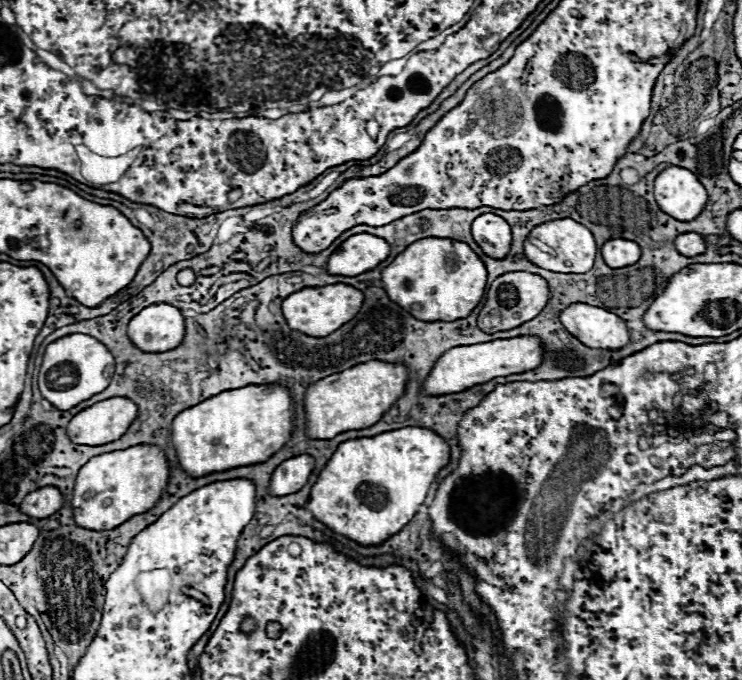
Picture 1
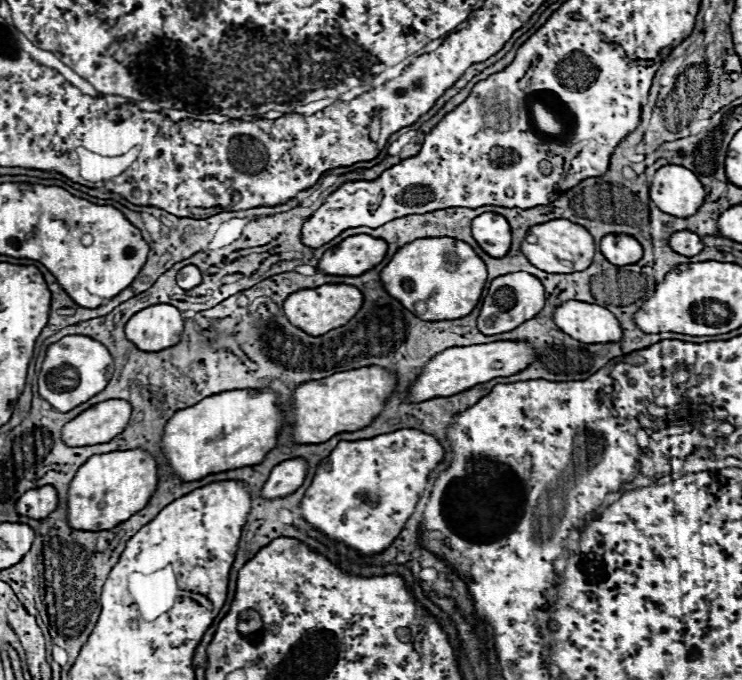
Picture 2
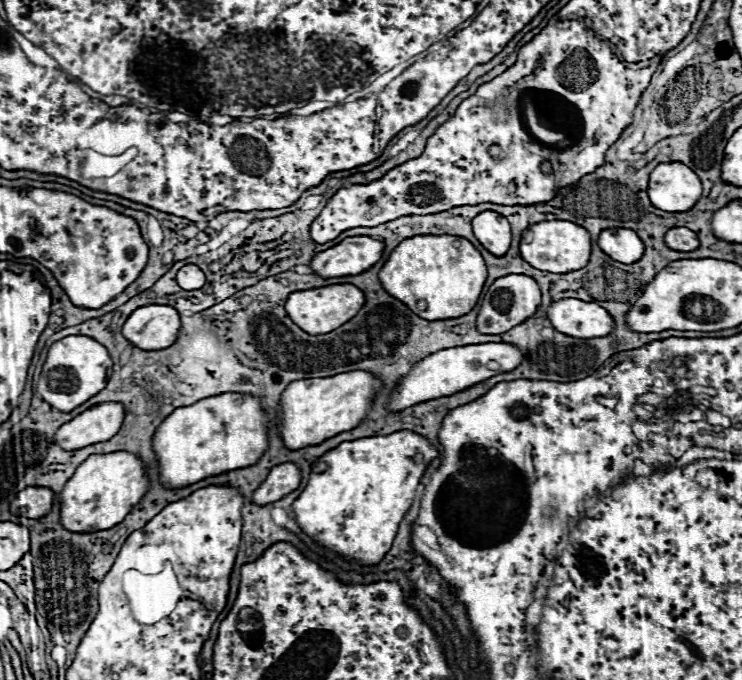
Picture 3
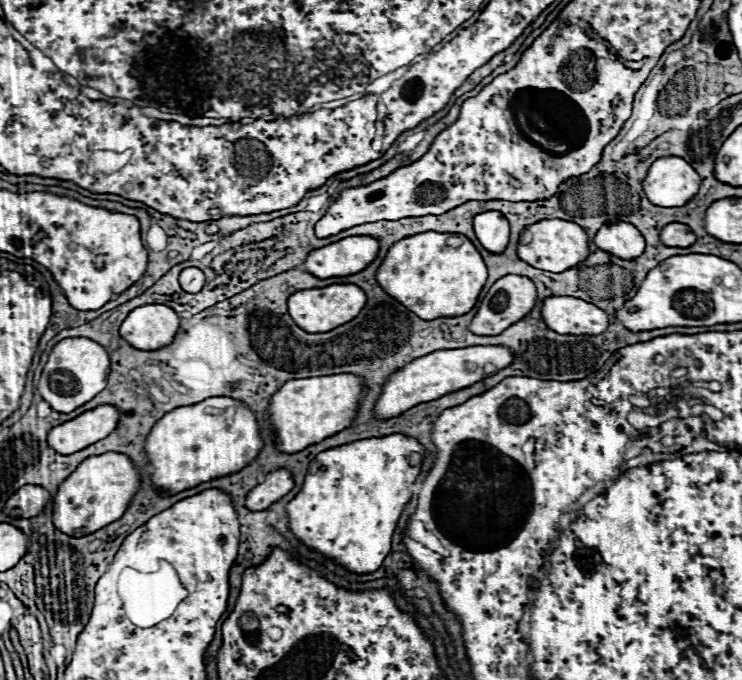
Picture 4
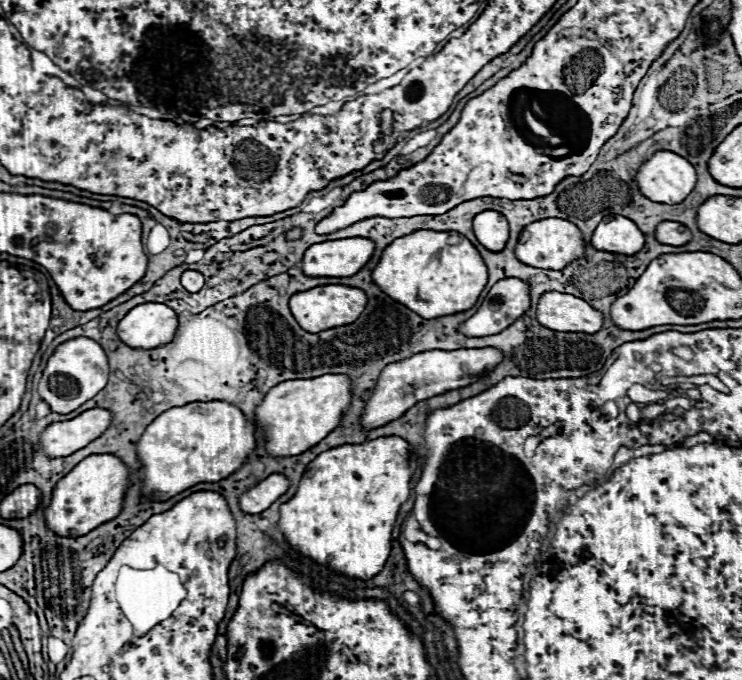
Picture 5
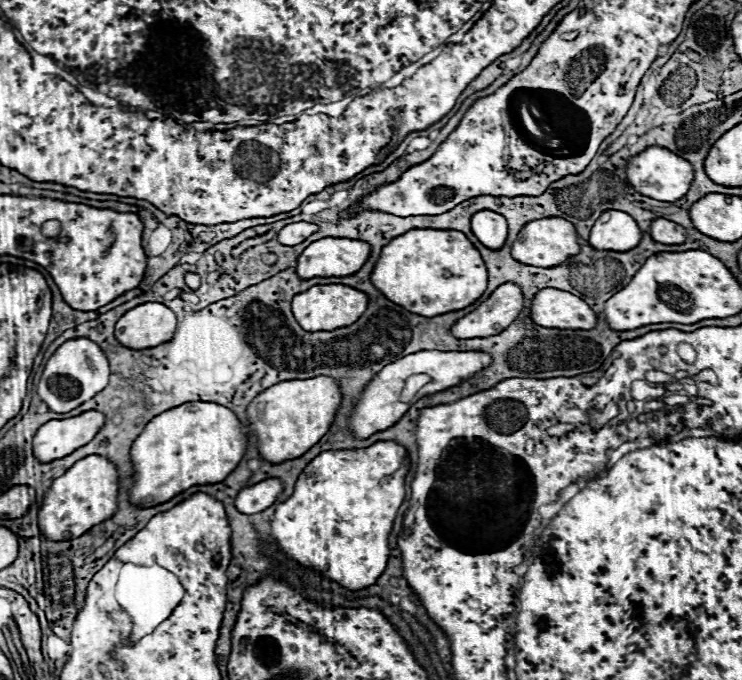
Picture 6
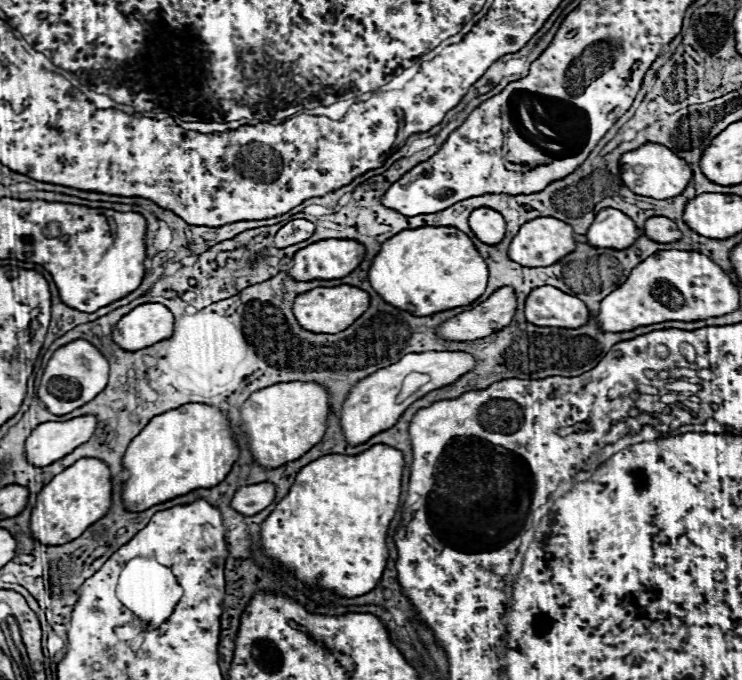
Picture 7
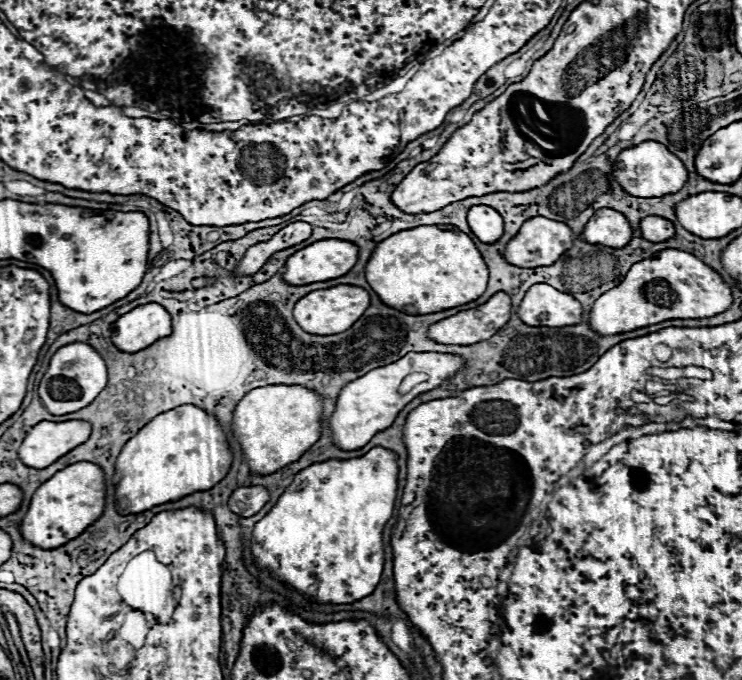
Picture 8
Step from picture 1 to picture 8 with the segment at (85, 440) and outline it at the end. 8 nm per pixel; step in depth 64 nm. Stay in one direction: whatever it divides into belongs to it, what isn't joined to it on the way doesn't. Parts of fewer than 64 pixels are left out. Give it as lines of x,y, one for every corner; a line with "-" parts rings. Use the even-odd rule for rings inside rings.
86,420
68,422
40,422
36,424
20,446
20,460
30,468
46,468
58,458
84,444
92,432

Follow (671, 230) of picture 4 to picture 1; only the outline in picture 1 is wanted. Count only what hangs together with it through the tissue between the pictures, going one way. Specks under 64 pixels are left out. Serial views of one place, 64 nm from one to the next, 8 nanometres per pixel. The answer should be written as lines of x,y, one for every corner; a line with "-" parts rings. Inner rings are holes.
686,232
676,238
676,250
684,256
698,256
698,254
706,252
706,242
700,234

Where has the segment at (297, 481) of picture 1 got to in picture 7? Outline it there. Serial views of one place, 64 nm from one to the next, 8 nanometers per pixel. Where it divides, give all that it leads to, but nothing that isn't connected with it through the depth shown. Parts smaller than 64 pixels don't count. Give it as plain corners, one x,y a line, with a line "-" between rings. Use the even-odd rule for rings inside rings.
274,484
242,486
232,498
232,508
244,516
254,516
274,502
274,494
276,494

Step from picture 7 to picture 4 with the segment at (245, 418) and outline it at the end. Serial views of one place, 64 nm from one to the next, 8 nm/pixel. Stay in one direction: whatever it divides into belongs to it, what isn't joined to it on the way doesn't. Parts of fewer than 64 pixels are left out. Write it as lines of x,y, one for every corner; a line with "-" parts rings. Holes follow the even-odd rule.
332,374
332,376
288,380
272,396
272,402
268,408
270,422
274,424
274,430
276,430
276,448
286,454
300,452
348,428
348,424
352,424
352,420
356,418
364,392
366,392
364,378
352,376
352,374

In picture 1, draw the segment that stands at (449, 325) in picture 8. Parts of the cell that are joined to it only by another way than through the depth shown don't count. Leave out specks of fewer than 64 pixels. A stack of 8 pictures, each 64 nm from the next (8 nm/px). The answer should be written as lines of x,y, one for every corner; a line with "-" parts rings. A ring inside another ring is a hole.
508,272
508,274
502,274
490,284
484,308
482,308
480,316
478,316
478,326
488,334
518,328
520,324
536,318
544,310
544,306
548,302
548,296
550,296
548,284
538,274
532,274
532,272

